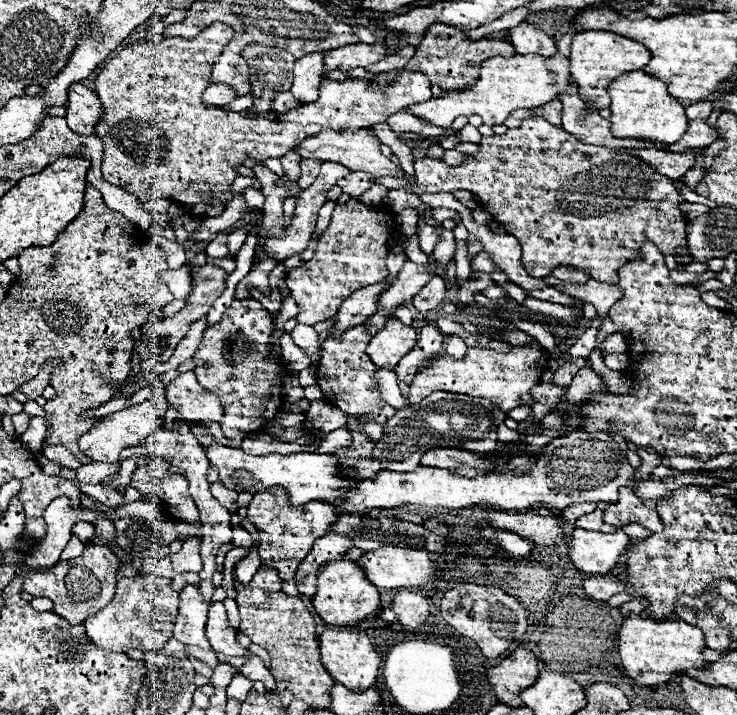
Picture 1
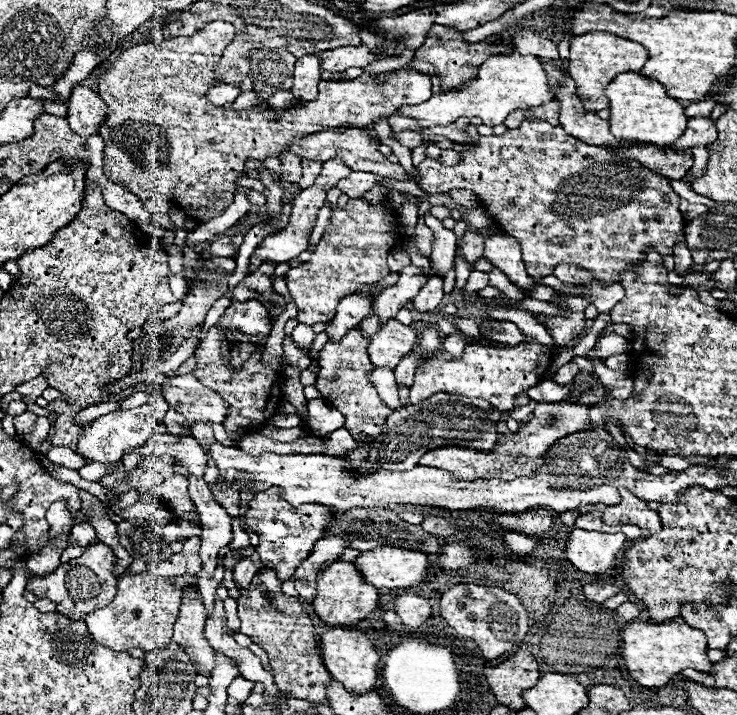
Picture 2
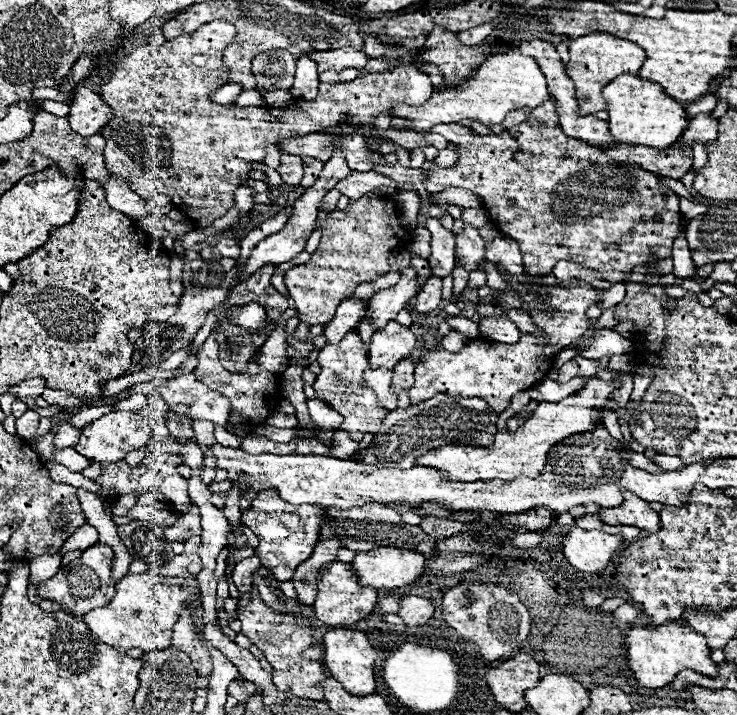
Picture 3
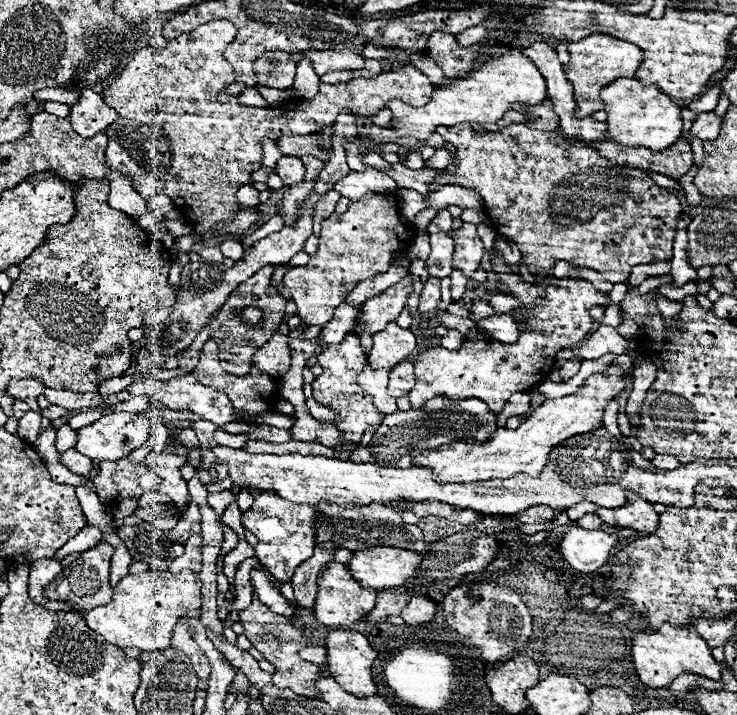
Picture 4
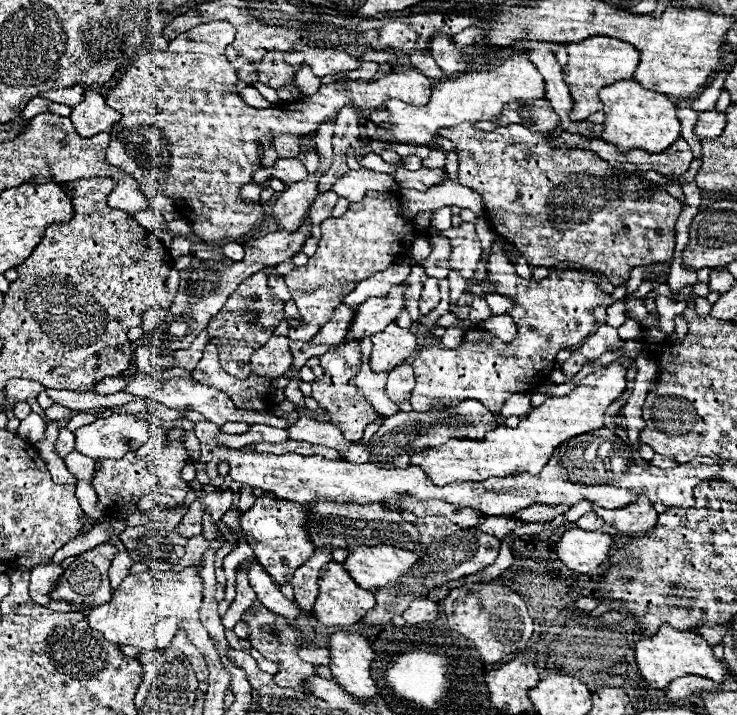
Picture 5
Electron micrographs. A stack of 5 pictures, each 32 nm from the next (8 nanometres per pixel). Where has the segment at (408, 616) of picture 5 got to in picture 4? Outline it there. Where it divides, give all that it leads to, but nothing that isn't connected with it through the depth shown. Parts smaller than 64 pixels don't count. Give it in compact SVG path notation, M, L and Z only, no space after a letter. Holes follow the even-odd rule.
M414 596L400 612L400 616L404 618L406 624L416 626L416 624L424 624L430 622L434 618L436 606L432 604L432 600L424 598L424 596Z

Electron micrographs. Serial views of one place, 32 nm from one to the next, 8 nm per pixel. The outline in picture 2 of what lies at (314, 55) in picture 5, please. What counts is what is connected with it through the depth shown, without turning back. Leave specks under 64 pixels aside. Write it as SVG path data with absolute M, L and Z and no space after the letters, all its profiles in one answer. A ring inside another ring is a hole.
M366 44L360 46L342 46L336 50L318 52L322 58L322 70L330 72L344 72L348 68L364 68L374 60L380 60L384 54L374 54L368 50Z

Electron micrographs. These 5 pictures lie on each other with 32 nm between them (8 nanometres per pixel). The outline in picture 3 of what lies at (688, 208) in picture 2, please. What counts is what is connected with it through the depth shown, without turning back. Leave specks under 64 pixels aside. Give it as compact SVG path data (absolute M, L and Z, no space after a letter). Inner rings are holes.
M680 197L680 211L689 220L700 214L704 214L707 209L708 207L702 203L693 203L684 197Z

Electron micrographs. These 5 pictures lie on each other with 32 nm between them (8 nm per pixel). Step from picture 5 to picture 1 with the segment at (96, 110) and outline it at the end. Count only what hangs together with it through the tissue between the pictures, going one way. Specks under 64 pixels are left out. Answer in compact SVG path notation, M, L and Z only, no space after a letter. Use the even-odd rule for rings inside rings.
M74 82L68 90L68 104L66 104L68 126L80 136L90 136L94 134L94 126L100 120L100 114L102 108L98 96L80 82Z

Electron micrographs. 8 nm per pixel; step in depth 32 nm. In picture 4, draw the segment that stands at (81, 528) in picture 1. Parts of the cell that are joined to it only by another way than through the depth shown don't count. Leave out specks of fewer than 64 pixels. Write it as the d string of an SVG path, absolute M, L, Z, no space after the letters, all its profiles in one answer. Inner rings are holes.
M84 526L82 530L78 530L78 534L76 534L72 540L68 540L68 542L56 552L54 558L62 560L62 558L68 556L68 554L84 552L84 550L88 550L88 548L94 548L94 546L100 544L100 542L102 542L102 532L100 532L98 528L94 528L94 526Z

